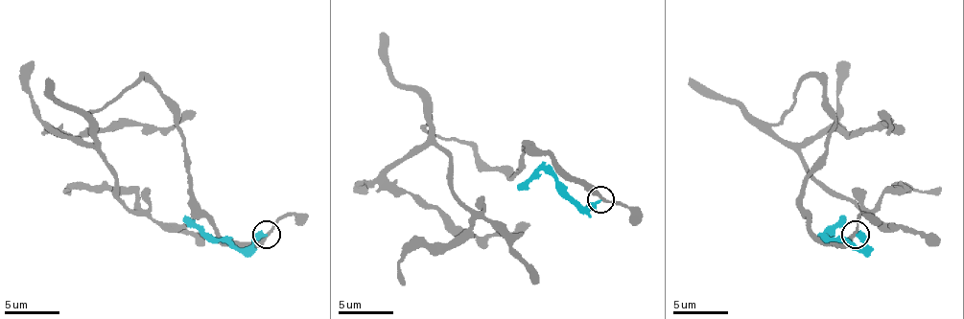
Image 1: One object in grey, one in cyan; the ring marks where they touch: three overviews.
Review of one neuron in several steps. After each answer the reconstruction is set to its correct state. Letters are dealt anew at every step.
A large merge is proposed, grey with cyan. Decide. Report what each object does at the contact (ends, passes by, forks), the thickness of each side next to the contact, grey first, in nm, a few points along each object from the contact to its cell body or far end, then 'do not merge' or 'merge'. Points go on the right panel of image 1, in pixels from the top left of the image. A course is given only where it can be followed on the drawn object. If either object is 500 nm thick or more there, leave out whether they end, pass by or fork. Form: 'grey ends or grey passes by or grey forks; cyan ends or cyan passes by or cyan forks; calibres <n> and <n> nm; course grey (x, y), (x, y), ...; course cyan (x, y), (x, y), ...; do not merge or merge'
grey passes by; cyan ends; calibres 240 and 320 nm; course grey (856, 235), (825, 243), (801, 208), (834, 109), (798, 85), (770, 128), (814, 177), (872, 211), (940, 186); course cyan (856, 235), (863, 246), (856, 248), (831, 240), (825, 235), (844, 216); do not merge

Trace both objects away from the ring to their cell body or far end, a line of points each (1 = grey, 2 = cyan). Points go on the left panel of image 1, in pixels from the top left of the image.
1: (266, 235), (211, 227), (176, 109), (143, 77), (91, 115), (137, 211), (132, 192), (69, 186)
2: (266, 235), (239, 248), (203, 235), (184, 216)

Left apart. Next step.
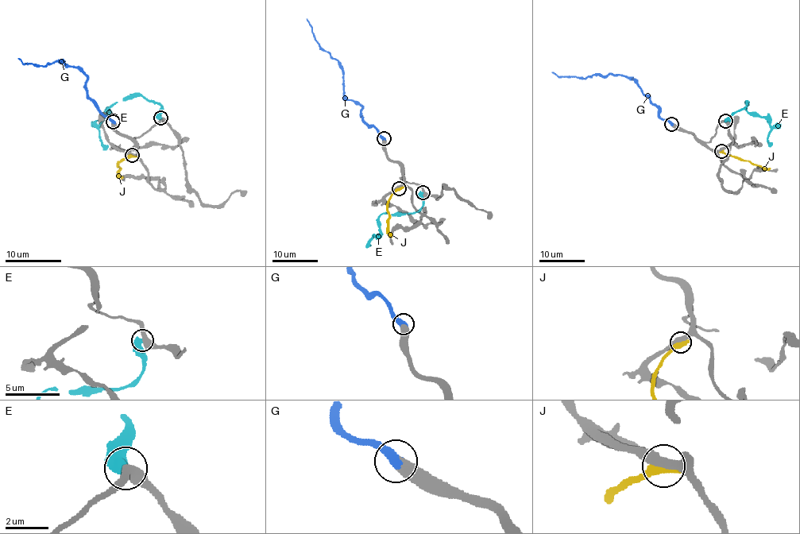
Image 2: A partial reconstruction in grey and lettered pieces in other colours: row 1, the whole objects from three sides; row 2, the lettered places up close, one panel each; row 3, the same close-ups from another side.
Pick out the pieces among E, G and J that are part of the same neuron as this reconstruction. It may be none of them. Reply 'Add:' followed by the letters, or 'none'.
Add: G

